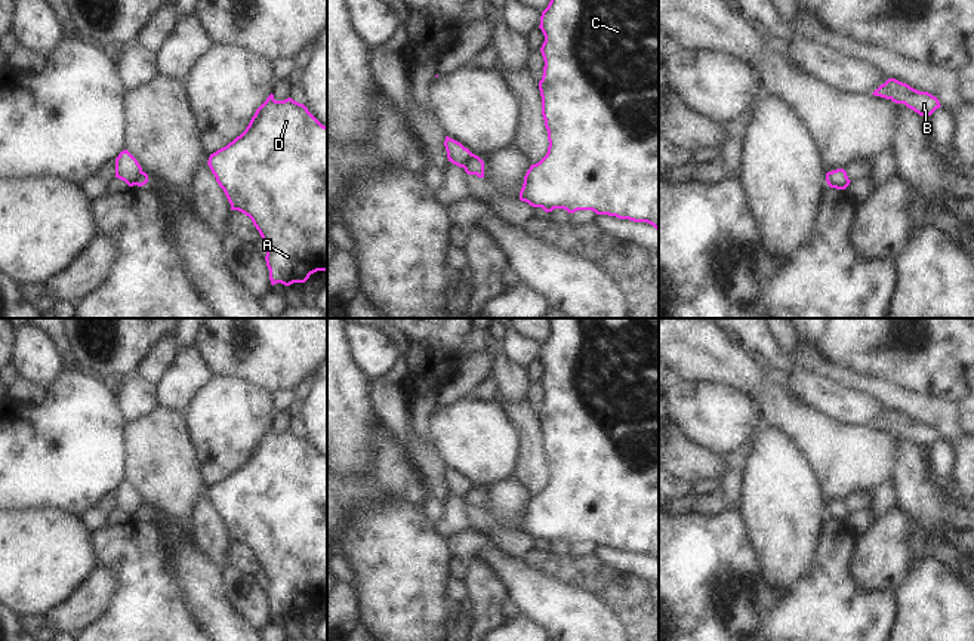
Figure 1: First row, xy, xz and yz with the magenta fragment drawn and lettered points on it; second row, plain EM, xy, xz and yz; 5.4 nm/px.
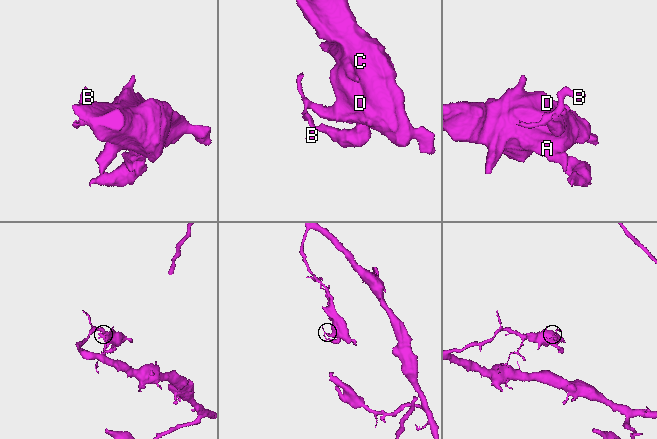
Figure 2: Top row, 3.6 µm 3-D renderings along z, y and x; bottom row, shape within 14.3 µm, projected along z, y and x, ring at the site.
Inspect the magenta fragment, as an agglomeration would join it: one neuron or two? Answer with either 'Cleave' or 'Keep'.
Cleave

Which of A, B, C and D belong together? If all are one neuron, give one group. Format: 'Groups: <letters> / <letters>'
Groups: A C D / B

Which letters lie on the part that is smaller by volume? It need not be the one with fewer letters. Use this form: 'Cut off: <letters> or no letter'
Cut off: B

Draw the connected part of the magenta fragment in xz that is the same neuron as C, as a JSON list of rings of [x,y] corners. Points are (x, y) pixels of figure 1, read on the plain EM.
[[[549,318],[551,333],[542,343],[540,357],[545,373],[540,379],[545,398],[539,413],[542,447],[548,462],[548,484],[531,496],[524,508],[520,531],[546,545],[564,540],[568,545],[592,542],[634,554],[647,554],[659,563],[659,318]]]

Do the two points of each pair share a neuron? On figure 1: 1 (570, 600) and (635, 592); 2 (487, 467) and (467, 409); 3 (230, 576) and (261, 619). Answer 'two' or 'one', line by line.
1: two
2: one
3: one

